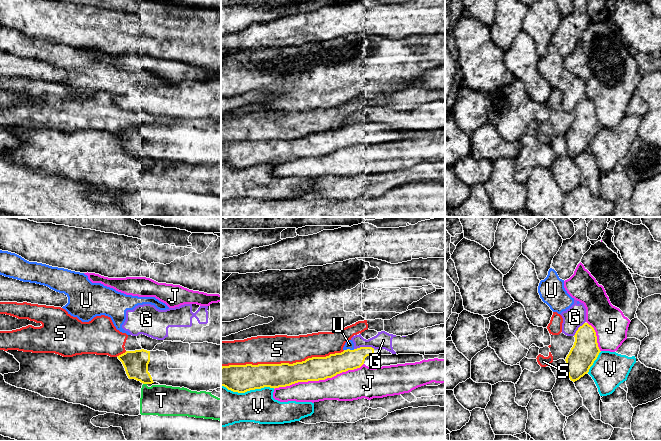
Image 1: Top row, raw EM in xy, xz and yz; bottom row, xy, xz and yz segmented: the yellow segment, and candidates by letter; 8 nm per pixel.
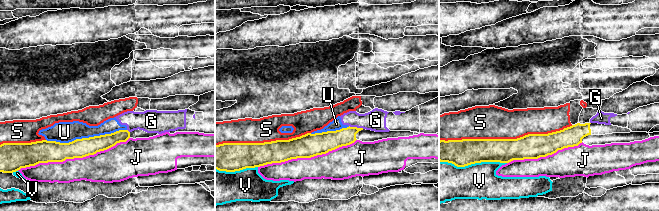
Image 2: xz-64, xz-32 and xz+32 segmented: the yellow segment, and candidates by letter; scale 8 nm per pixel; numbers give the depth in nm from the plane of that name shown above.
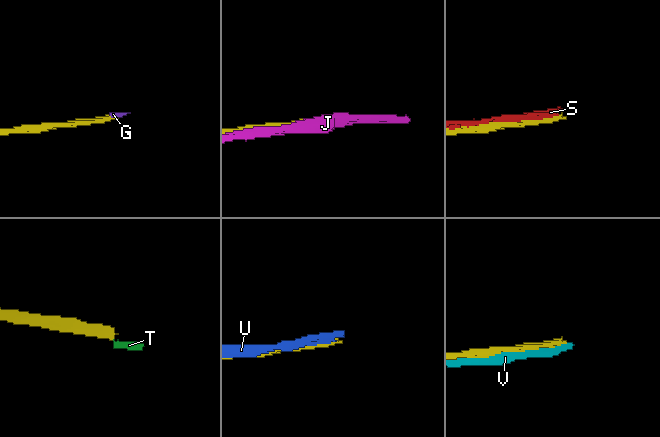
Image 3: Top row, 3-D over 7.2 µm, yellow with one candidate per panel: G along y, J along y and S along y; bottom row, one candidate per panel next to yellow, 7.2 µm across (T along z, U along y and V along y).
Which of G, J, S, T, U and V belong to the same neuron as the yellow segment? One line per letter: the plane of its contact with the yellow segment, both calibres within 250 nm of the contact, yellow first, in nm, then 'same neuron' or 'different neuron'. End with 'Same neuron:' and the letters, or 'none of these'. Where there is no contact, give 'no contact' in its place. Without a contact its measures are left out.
G: xz | 160/140 nm | different neuron
J: xz | 190/240 nm | different neuron
S: xz | 190/220 nm | different neuron
T: xy | 190/240 nm | different neuron
U: xz | 180/70 nm | different neuron
V: xz | 220/300 nm | different neuron
Same neuron: none of these

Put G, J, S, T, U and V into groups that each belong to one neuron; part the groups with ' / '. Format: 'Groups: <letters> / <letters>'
Groups: G U / J / S / T / V

